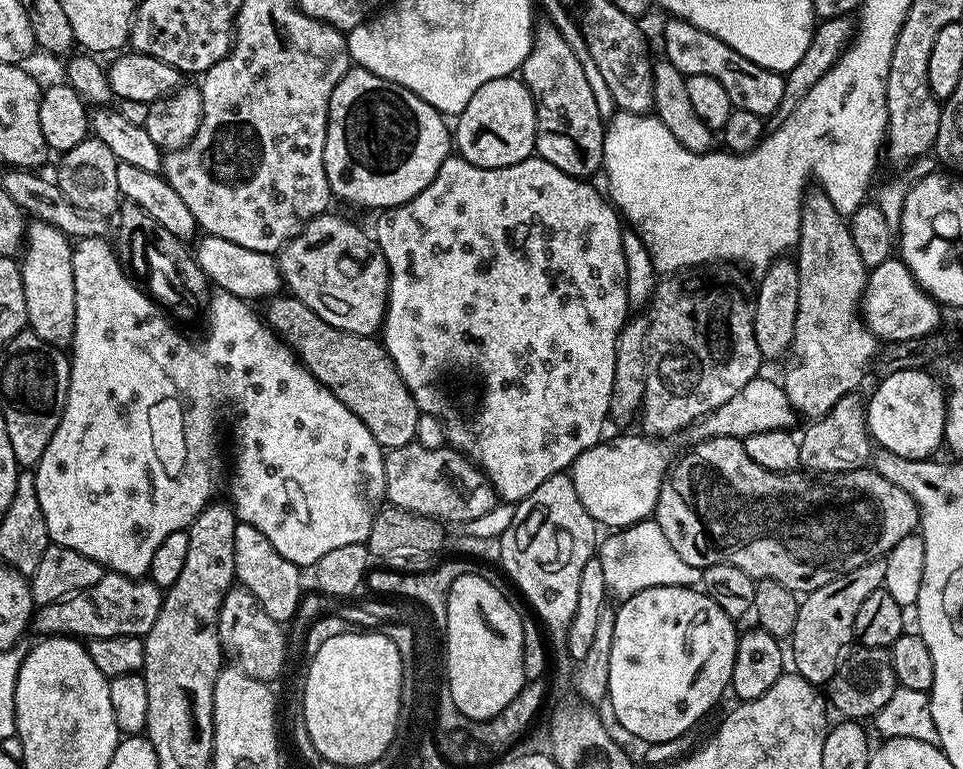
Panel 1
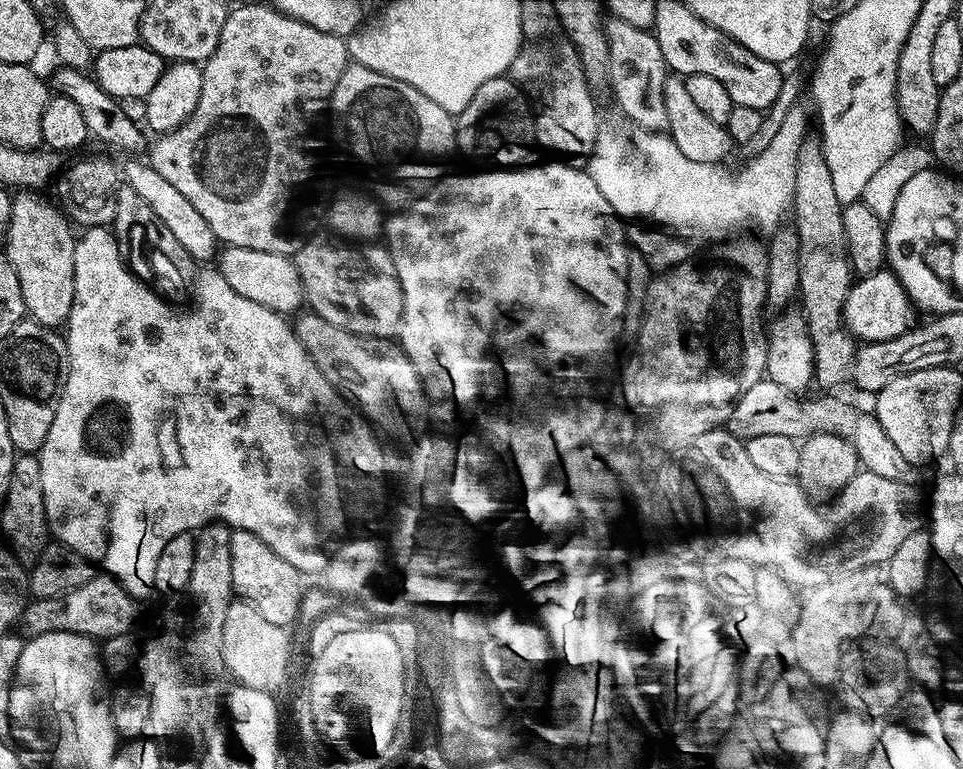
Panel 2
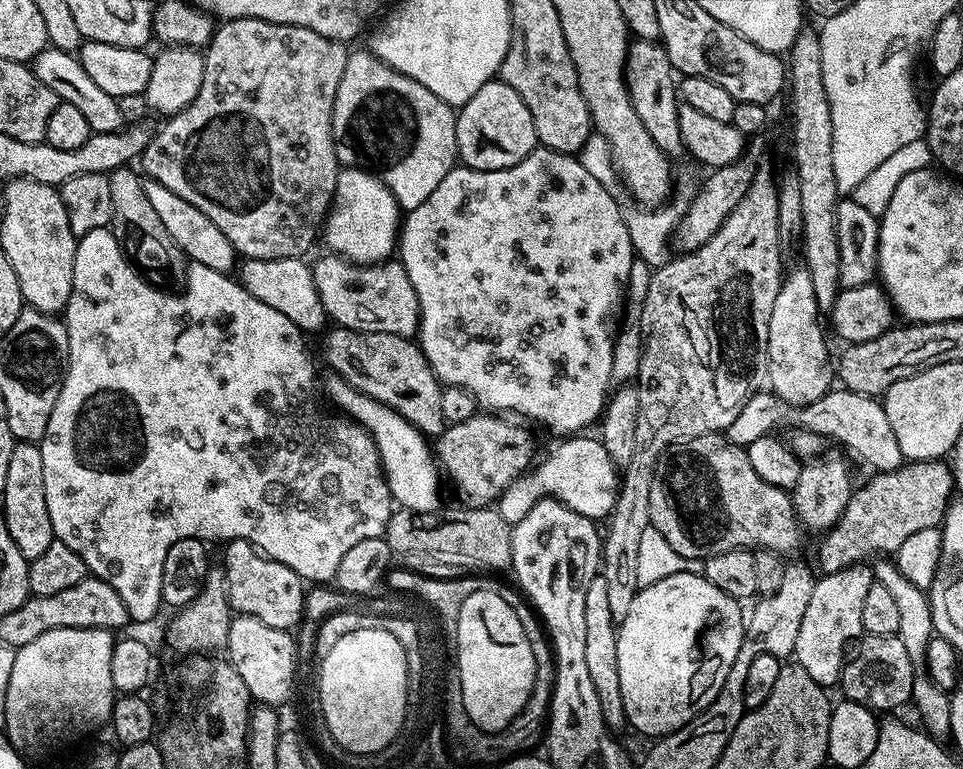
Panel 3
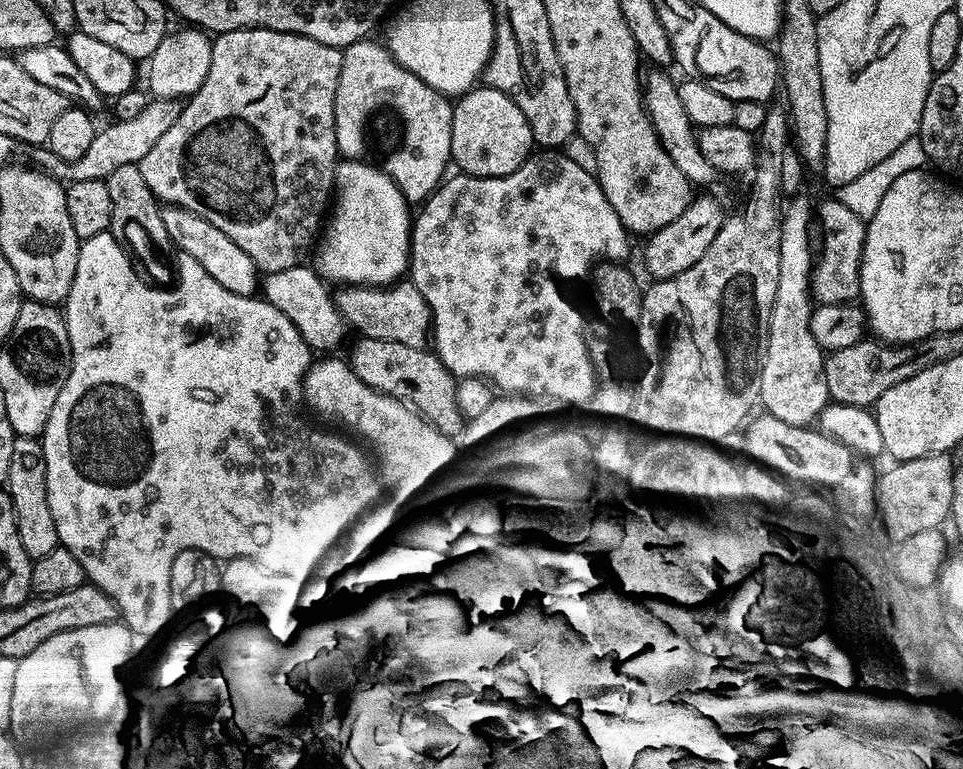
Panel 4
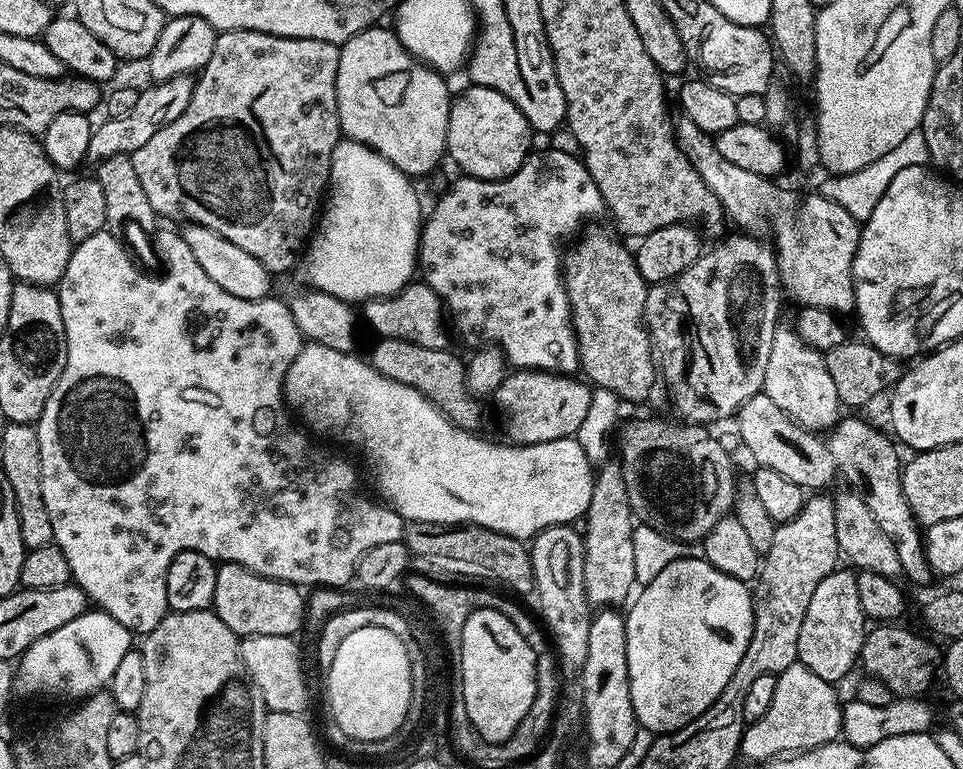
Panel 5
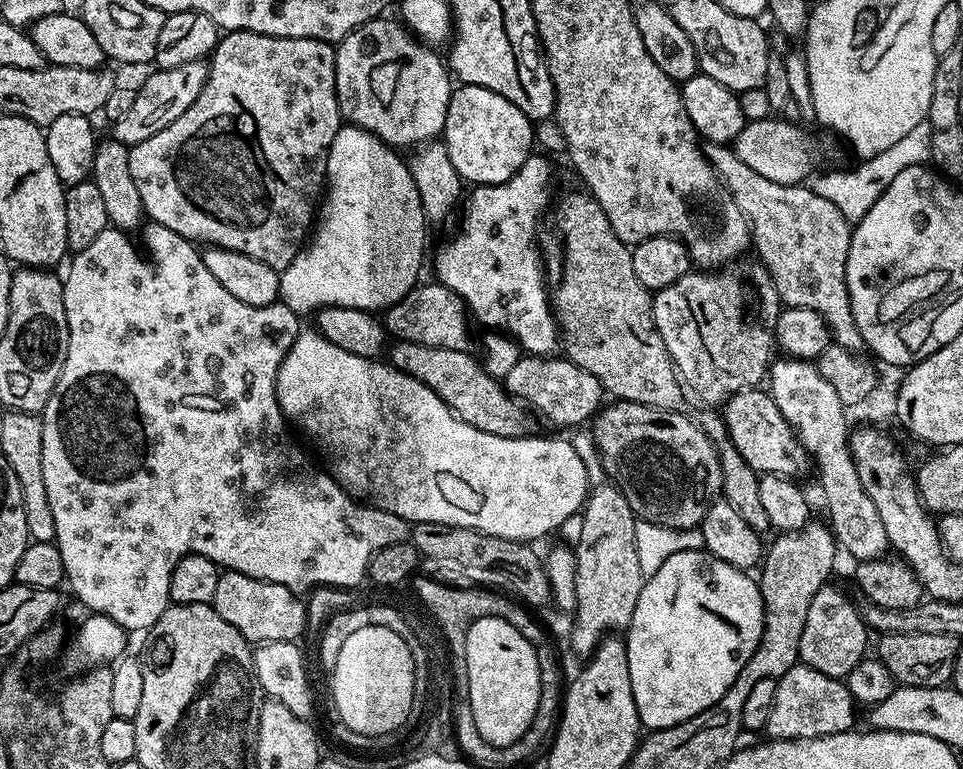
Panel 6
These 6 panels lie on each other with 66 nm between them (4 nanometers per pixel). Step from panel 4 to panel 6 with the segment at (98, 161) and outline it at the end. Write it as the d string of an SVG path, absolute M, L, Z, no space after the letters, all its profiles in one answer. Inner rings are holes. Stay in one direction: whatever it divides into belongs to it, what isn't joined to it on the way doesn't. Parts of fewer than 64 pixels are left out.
M204 60L186 62L182 66L173 68L152 70L152 73L141 84L138 84L136 97L134 103L130 105L129 112L122 114L122 118L118 118L111 125L111 139L131 146L138 142L146 142L146 138L158 134L158 130L166 130L166 126L170 126L170 122L174 122L174 118L178 118L182 114L186 114L186 110L190 110L194 98L198 98L198 94L202 94L202 86L206 86L207 77L208 64Z

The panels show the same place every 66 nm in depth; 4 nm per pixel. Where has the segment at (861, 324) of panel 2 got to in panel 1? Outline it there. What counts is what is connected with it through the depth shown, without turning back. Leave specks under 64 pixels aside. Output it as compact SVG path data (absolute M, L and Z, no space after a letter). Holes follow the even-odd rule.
M893 258L874 266L860 299L860 314L865 326L876 335L877 341L900 344L904 340L923 340L937 331L941 305L910 274L904 261Z

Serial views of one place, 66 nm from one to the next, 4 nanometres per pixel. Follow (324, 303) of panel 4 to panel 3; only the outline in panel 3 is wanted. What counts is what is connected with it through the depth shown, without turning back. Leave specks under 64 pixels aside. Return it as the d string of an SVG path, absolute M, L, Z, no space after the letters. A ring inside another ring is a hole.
M298 256L269 260L245 259L239 265L238 279L247 292L258 298L258 302L266 302L266 306L278 310L278 314L286 314L286 318L290 318L290 322L294 322L294 326L298 326L301 332L311 334L323 324L327 325L329 318L322 306L322 298L318 298L311 267L307 263L304 265L304 262Z

